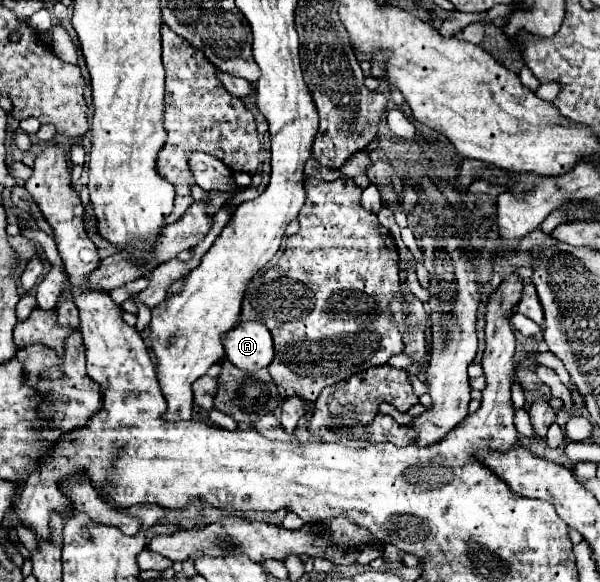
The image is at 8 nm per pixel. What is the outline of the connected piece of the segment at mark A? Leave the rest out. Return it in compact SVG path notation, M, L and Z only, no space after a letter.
M258 321L238 323L224 335L226 359L246 373L254 373L270 365L274 357L274 343L270 331Z

